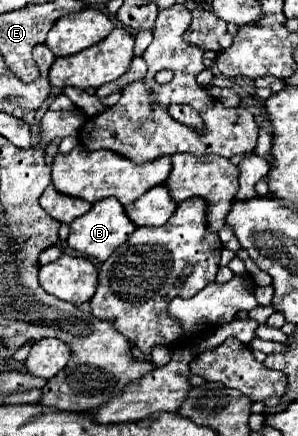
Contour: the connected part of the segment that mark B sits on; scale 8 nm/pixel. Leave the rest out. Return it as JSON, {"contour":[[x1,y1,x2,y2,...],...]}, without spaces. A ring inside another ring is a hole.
{"contour":[[104,198,96,204,92,204,92,208,76,218,72,224,70,224,70,236,68,236,68,246,72,250,78,250,80,254,88,256,88,258,96,258,98,262,104,262,118,246,122,246,130,234,136,230,136,226,128,220,128,216,124,214,124,208,118,200,114,198]]}

